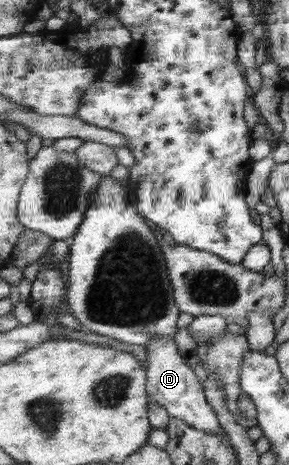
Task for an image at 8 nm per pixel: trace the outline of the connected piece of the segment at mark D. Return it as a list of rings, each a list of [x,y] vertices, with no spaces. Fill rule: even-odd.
[[[152,338],[147,345],[149,368],[147,368],[147,391],[149,399],[164,406],[172,418],[180,418],[184,423],[206,433],[226,433],[213,407],[207,402],[203,384],[198,374],[184,362],[180,348],[173,338]]]

